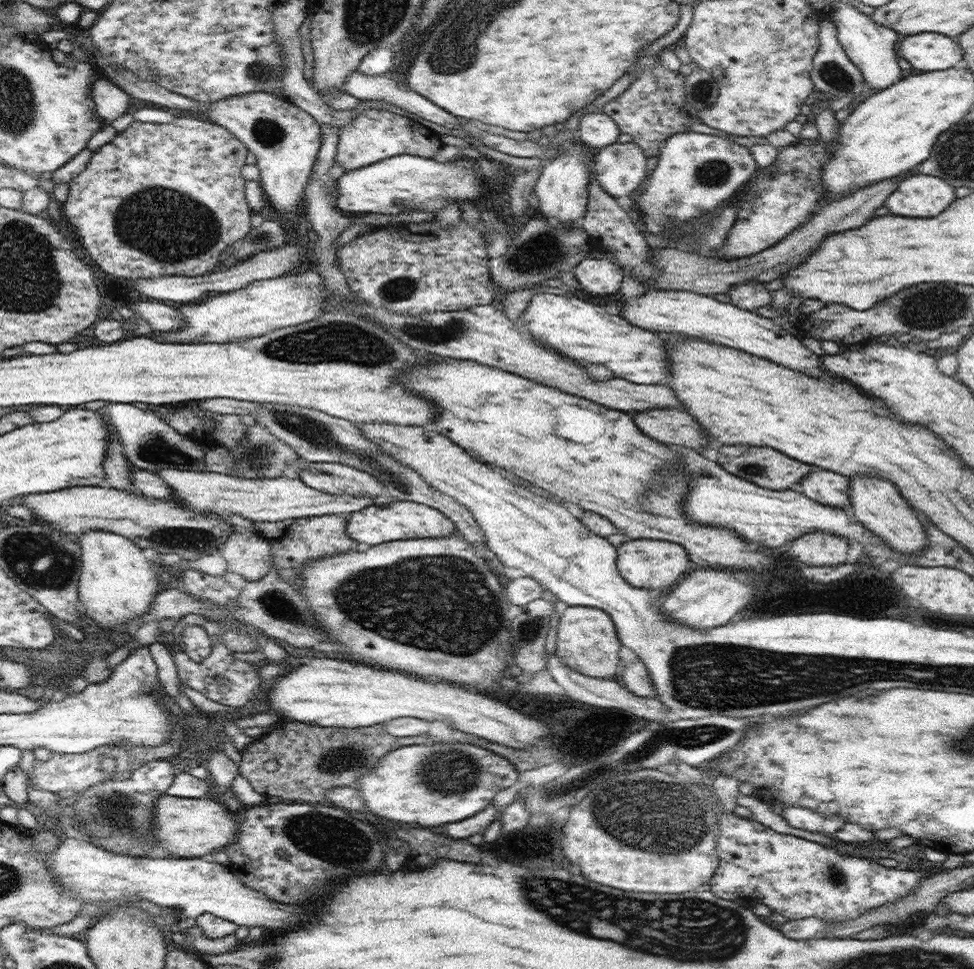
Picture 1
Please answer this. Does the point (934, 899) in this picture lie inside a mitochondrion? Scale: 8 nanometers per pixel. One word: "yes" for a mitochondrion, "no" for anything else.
no

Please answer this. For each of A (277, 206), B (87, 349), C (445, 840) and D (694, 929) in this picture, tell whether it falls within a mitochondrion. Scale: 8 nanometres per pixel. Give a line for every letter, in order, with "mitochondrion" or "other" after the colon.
A: other
B: other
C: other
D: mitochondrion

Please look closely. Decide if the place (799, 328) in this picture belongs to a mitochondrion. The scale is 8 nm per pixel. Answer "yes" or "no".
no

